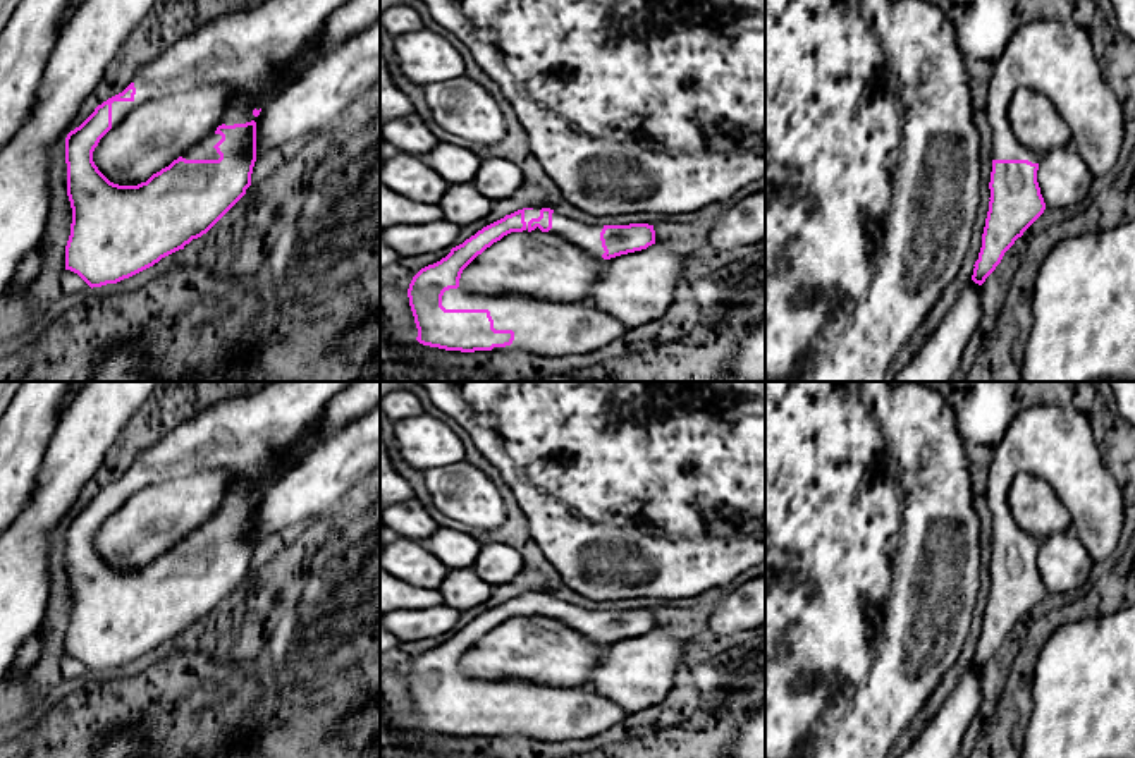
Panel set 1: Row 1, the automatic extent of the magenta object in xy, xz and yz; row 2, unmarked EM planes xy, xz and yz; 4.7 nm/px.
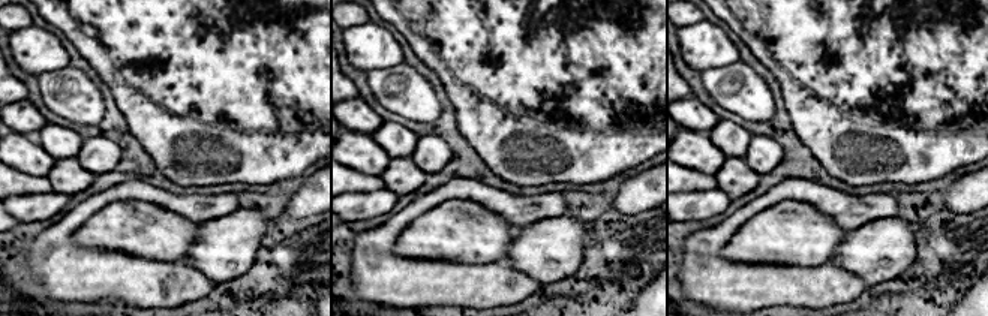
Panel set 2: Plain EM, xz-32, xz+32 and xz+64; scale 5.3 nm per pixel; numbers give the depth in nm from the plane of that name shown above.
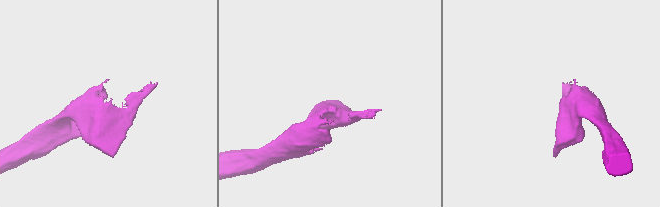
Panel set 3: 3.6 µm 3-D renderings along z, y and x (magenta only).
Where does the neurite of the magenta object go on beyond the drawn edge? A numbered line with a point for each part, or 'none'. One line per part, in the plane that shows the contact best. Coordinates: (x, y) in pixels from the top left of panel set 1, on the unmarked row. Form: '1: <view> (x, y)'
1: xz (551, 714)

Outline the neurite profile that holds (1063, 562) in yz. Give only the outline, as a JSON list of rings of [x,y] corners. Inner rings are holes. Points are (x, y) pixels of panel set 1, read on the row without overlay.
[[[1073,529],[1047,536],[1037,548],[1037,567],[1046,593],[1066,593],[1085,584],[1094,560]]]

